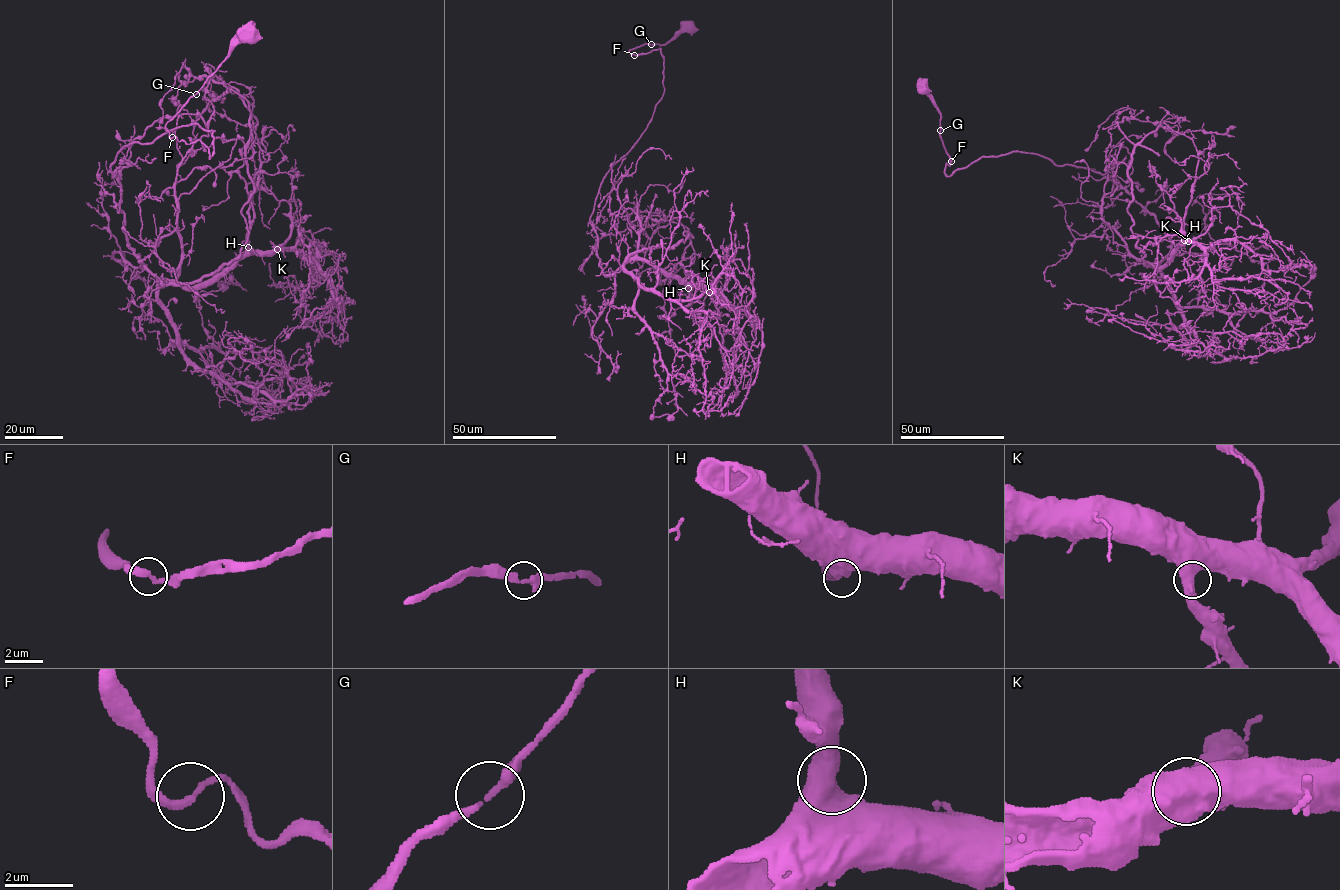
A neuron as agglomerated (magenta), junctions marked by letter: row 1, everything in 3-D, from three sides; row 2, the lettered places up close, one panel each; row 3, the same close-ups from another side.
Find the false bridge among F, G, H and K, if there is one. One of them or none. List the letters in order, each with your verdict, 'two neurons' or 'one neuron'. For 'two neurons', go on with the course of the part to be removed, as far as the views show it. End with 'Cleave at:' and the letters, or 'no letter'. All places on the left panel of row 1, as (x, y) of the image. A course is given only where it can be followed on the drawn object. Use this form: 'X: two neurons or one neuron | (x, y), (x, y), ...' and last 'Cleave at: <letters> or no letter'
F: one neuron
G: one neuron
H: one neuron
K: one neuron
Cleave at: no letter

